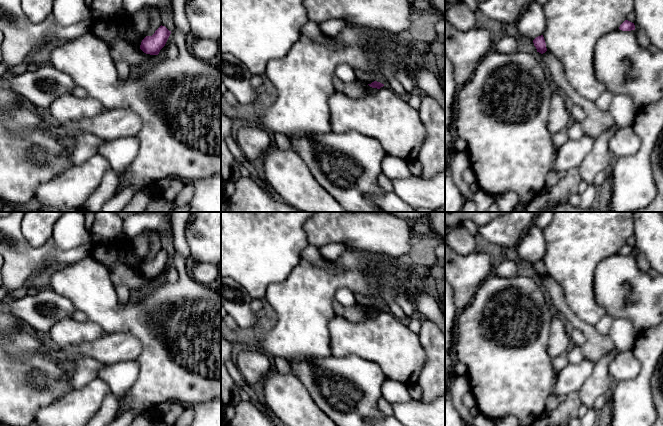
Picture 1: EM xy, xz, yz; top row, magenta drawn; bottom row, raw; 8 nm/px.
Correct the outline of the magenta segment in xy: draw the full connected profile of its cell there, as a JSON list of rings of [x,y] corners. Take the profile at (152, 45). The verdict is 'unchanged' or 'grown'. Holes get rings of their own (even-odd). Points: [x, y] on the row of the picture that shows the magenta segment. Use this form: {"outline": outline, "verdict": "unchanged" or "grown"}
{"outline": [[[160,26],[152,36],[146,36],[140,45],[140,49],[150,55],[158,55],[160,50],[165,46],[171,31],[165,26]]], "verdict": "unchanged"}

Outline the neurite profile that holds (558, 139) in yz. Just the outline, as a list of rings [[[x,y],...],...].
[[[563,130],[558,133],[553,134],[552,136],[552,144],[554,148],[555,155],[557,154],[557,150],[568,141],[567,131]]]

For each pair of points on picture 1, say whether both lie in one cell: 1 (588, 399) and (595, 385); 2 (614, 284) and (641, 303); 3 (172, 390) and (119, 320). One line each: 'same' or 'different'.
1: same
2: same
3: same

